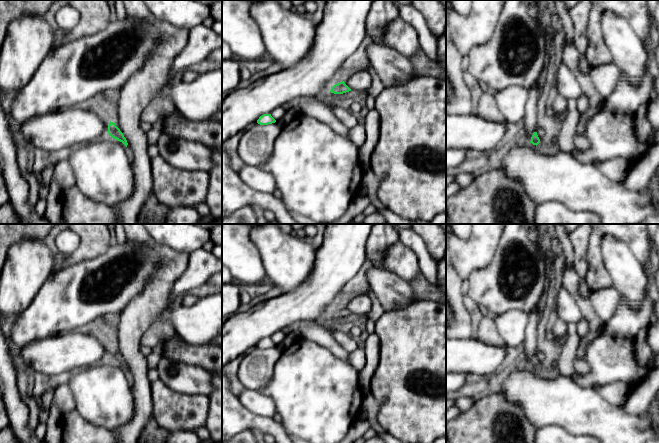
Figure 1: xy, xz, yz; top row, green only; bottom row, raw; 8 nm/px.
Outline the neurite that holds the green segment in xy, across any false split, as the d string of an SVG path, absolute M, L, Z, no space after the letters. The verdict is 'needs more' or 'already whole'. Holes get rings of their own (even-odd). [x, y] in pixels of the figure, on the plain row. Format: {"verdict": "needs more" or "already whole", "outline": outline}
{"verdict": "already whole", "outline": "M111 346L108 349L108 358L112 362L122 366L126 371L128 369L126 362L115 347Z"}

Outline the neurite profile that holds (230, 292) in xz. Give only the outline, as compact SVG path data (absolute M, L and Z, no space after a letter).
M236 282L222 284L222 317L232 316L239 308L242 286Z

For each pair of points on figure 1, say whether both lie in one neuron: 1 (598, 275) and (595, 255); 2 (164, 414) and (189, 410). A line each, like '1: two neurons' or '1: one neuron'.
1: one neuron
2: one neuron

